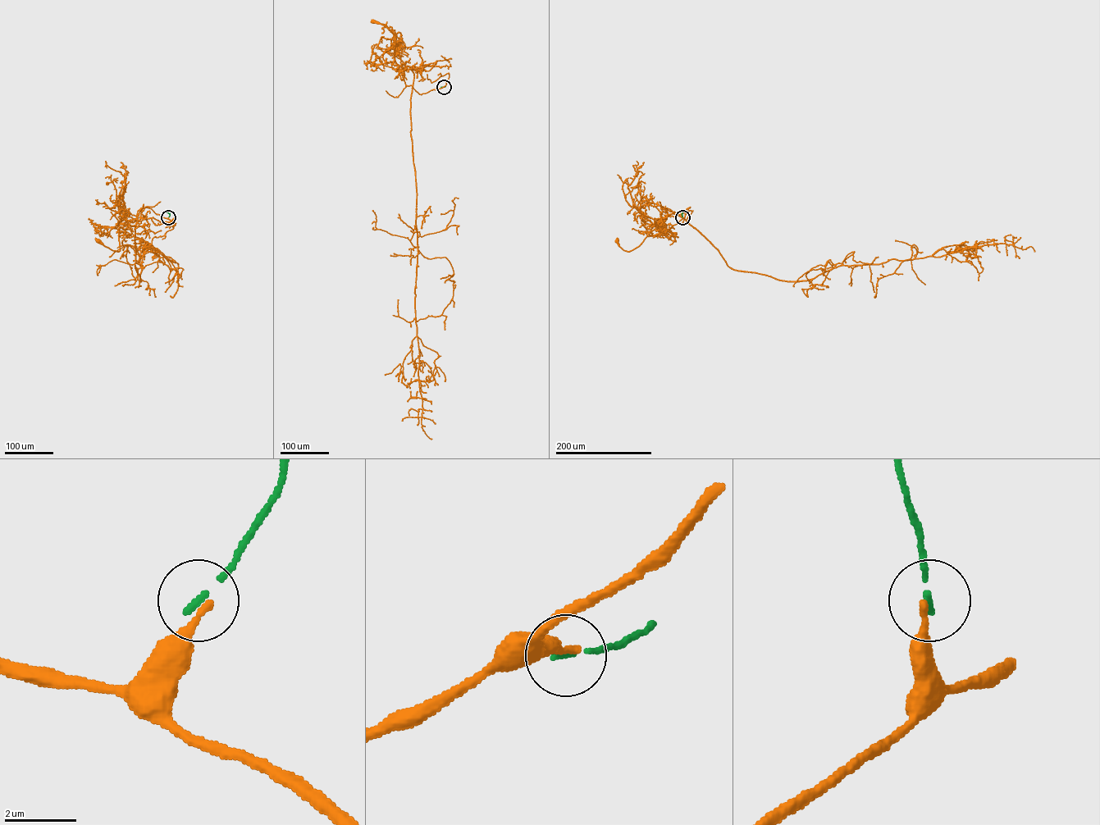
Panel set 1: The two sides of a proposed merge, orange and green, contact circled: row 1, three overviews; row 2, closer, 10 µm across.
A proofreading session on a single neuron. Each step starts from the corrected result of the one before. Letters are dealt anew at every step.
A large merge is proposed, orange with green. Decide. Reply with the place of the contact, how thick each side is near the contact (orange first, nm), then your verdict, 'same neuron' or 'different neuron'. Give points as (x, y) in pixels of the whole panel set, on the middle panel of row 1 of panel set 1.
place (444, 87); calibres 220 and 180 nm; different neuron

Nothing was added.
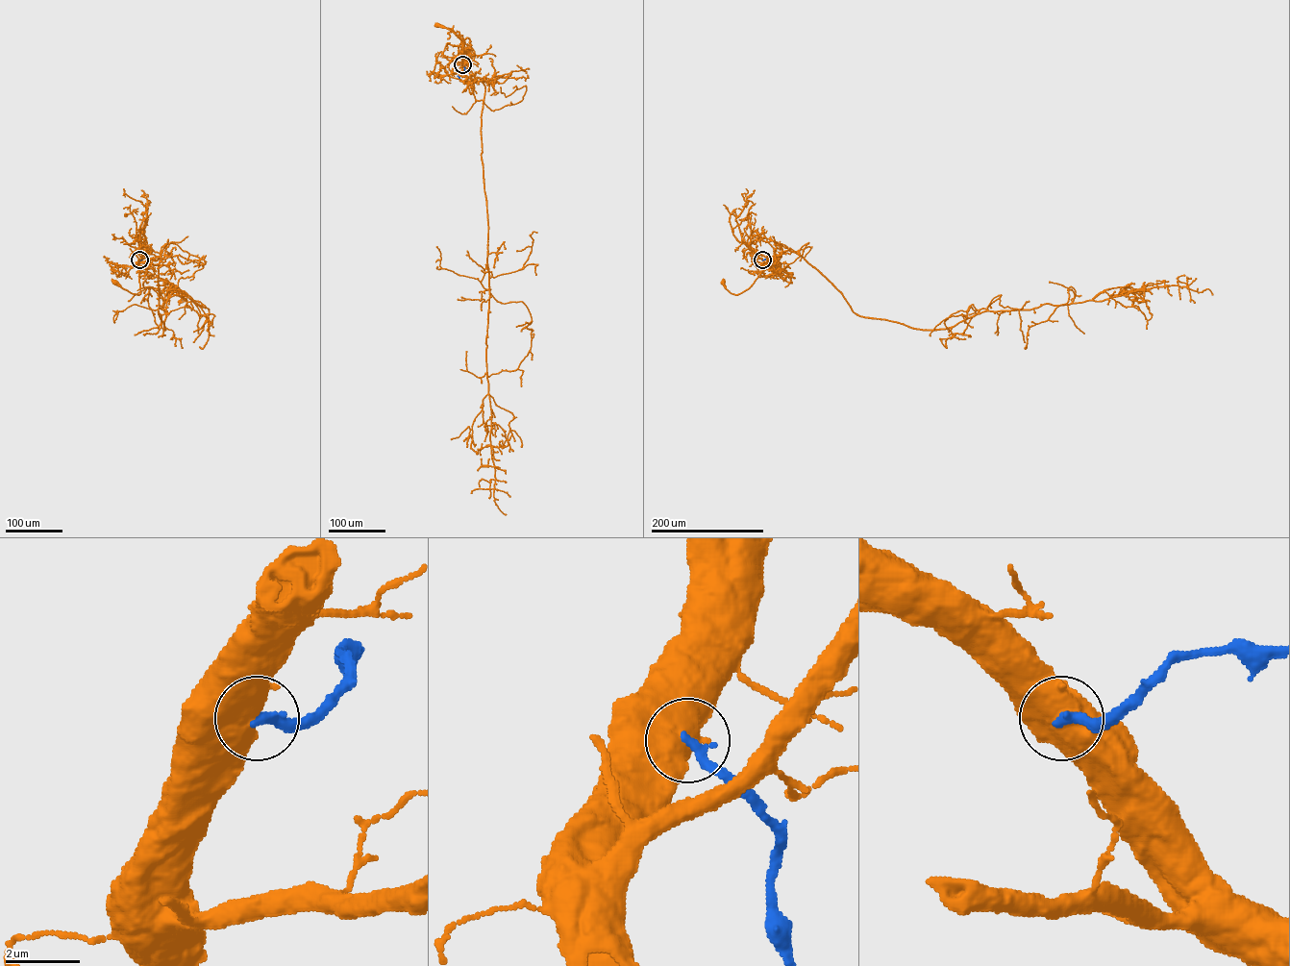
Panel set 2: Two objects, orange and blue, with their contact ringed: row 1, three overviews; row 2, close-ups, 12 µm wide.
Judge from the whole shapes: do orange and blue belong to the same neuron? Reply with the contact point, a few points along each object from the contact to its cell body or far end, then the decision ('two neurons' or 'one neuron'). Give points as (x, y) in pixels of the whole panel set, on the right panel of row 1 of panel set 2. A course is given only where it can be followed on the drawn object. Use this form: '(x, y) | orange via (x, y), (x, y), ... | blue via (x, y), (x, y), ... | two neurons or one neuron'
(762, 260) | orange via (762, 260), (766, 264), (761, 273), (743, 291), (731, 293), (723, 282) | blue via (762, 260), (768, 259), (776, 268) | two neurons

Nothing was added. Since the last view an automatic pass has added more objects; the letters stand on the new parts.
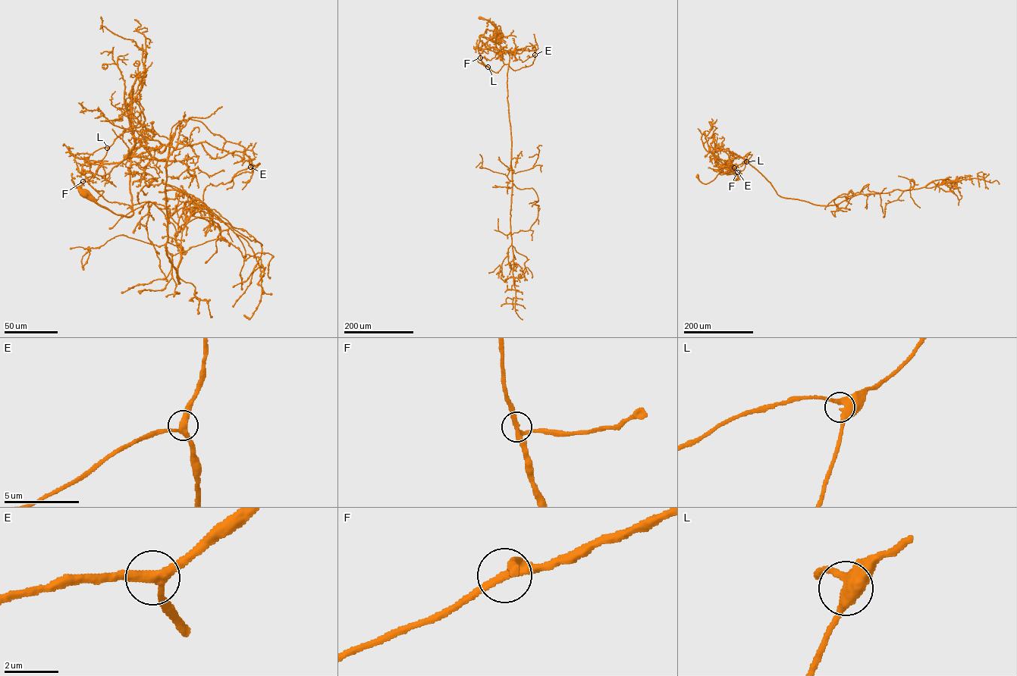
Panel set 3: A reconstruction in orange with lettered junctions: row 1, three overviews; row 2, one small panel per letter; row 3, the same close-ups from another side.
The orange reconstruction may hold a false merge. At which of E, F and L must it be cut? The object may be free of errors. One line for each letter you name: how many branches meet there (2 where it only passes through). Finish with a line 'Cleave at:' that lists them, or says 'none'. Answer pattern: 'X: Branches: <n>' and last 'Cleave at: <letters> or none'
Cleave at: none

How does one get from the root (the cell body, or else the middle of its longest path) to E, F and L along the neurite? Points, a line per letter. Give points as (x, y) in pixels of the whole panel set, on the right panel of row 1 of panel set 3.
E: (697, 176), (702, 183), (708, 183), (729, 161), (737, 157), (745, 159), (750, 151), (734, 167)
F: (697, 176), (702, 183), (707, 183), (729, 161), (752, 154), (744, 169), (737, 172)
L: (697, 176), (701, 183), (706, 183), (735, 157), (743, 158), (752, 154), (746, 161)

